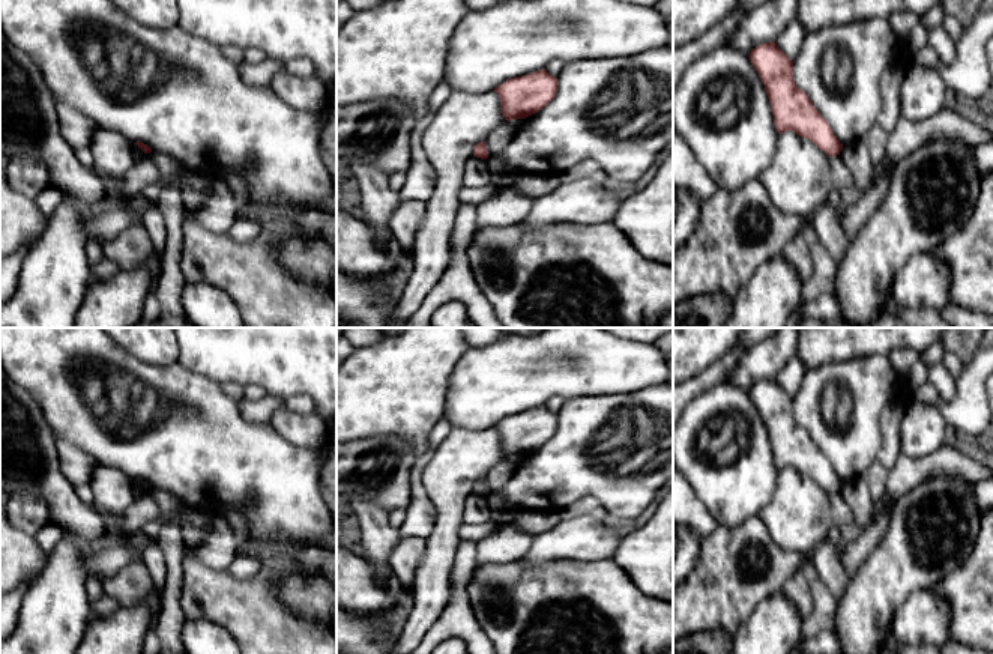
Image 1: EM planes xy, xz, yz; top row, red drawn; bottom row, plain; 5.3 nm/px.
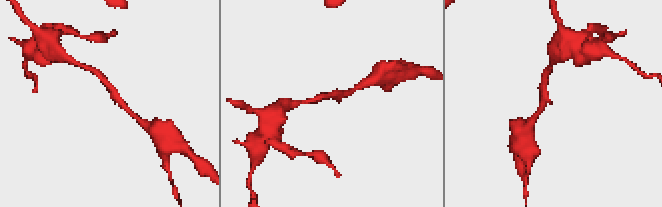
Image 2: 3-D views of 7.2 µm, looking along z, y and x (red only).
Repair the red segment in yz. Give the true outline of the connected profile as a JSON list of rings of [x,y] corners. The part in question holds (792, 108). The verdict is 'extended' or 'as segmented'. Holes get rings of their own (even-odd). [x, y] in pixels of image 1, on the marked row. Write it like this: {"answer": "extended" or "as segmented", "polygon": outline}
{"answer": "as segmented", "polygon": [[[760,44],[751,50],[748,57],[765,86],[777,132],[793,131],[808,138],[828,156],[840,155],[843,144],[808,95],[796,87],[793,62],[777,44]]]}

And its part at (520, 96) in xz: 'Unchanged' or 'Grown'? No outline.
Unchanged

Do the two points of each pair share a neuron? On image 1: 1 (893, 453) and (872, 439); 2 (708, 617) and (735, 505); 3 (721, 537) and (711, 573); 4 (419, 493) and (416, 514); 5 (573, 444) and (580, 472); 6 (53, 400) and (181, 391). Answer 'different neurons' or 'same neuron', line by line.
1: different neurons
2: different neurons
3: same neuron
4: same neuron
5: same neuron
6: same neuron

